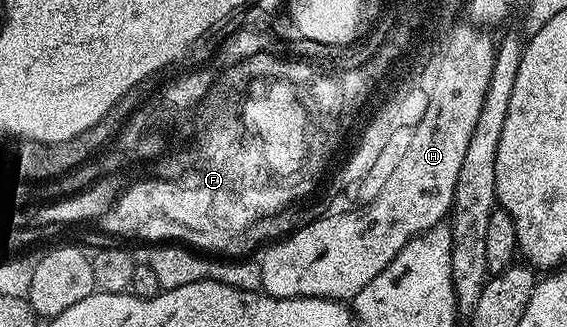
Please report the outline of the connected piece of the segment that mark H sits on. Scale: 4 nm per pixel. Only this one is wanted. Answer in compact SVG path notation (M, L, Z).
M469 29L455 30L453 46L448 48L448 58L443 58L439 62L438 83L436 83L436 96L431 99L430 110L426 113L426 118L422 126L419 126L418 135L414 137L414 146L411 147L407 158L394 170L393 177L390 177L388 184L380 189L381 198L372 200L370 209L365 209L361 214L348 216L346 220L341 219L332 213L327 213L326 218L318 218L315 222L310 222L307 226L299 225L297 229L285 235L281 240L274 240L270 247L260 255L260 276L262 277L262 290L272 295L273 298L333 298L335 300L353 300L360 292L360 288L367 286L371 280L376 280L388 264L408 244L417 234L423 234L428 228L439 225L449 215L451 206L454 205L454 189L456 188L456 176L460 176L460 164L464 164L464 152L468 152L468 140L472 140L472 128L476 128L476 120L480 117L480 108L484 104L484 92L488 92L488 80L492 76L492 64L494 55L490 52L489 43L482 35L474 33Z

